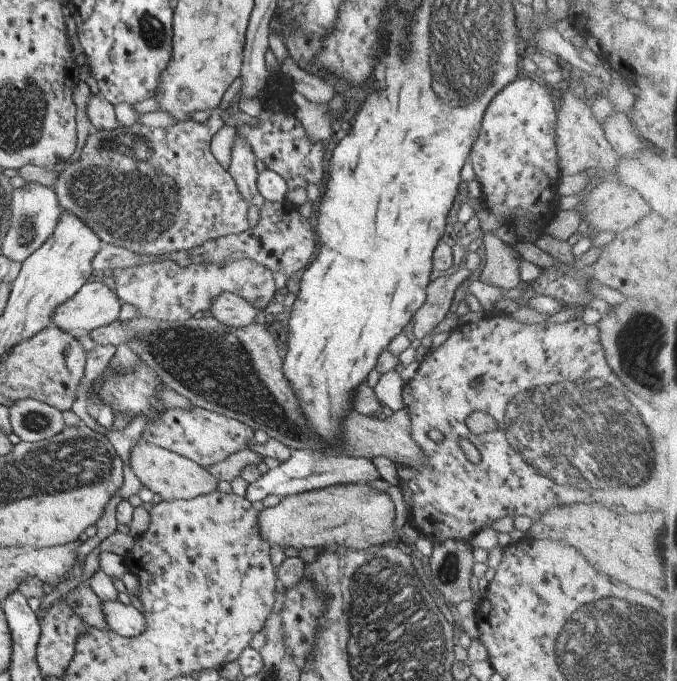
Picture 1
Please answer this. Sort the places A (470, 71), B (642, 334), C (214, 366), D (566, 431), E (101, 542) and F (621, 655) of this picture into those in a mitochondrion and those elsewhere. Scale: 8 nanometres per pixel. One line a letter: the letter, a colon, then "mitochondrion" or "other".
A: mitochondrion
B: mitochondrion
C: mitochondrion
D: mitochondrion
E: other
F: mitochondrion

